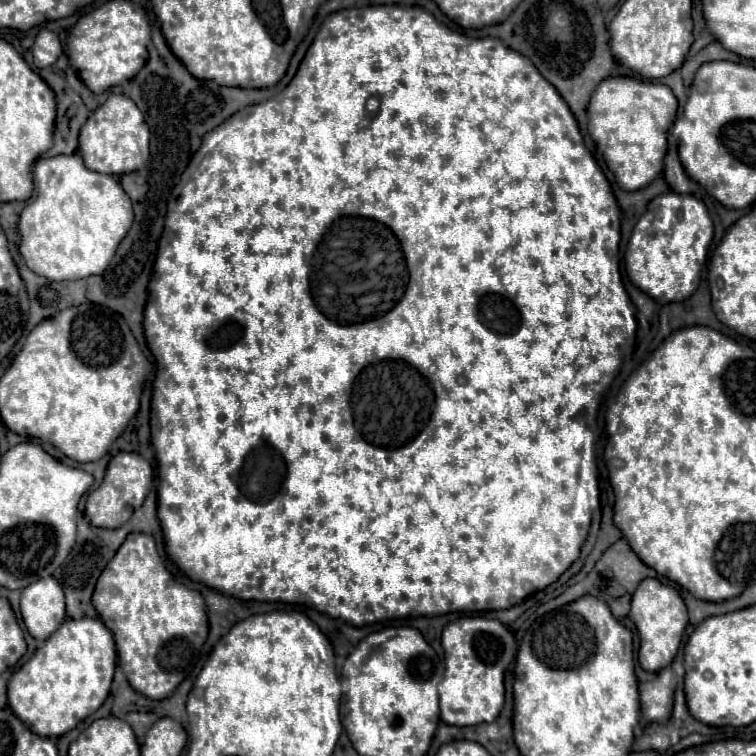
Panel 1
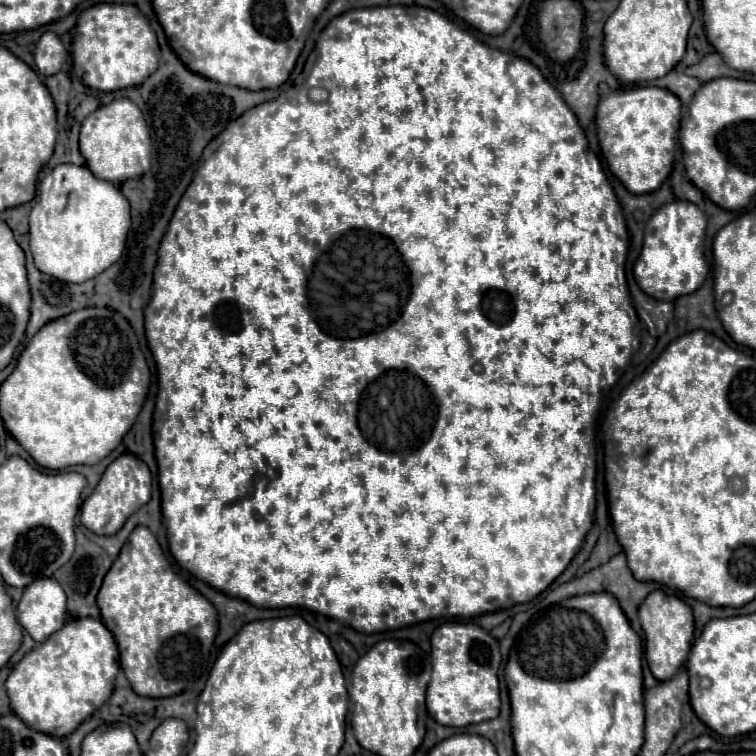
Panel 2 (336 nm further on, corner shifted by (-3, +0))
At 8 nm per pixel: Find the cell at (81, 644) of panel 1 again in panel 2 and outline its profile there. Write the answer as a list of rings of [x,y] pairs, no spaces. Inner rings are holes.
[[[92,617],[70,619],[50,641],[24,655],[8,675],[6,691],[14,713],[30,729],[66,737],[108,701],[118,669],[118,647],[106,625]]]

